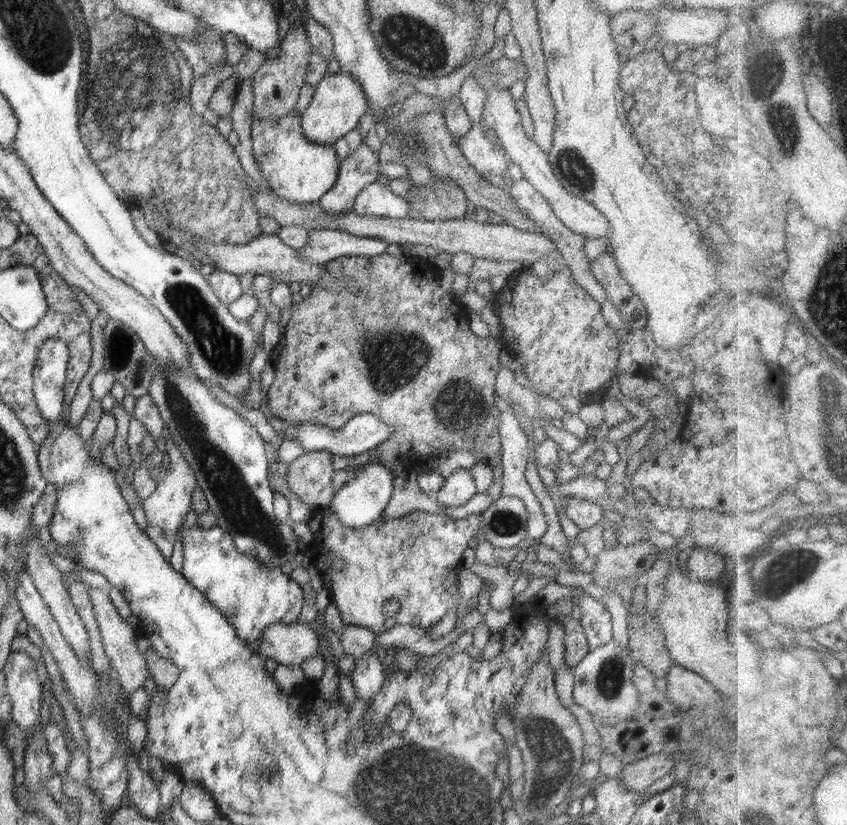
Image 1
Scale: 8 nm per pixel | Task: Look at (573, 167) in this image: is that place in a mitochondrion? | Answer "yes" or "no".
yes

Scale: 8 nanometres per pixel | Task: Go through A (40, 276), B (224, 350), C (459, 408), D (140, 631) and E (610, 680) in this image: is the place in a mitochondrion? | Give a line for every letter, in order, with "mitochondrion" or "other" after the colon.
A: other
B: mitochondrion
C: mitochondrion
D: other
E: mitochondrion

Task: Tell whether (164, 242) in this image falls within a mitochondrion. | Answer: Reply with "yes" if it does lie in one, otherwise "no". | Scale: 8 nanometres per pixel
no

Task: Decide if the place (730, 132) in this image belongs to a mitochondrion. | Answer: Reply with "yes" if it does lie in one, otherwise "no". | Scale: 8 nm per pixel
no

